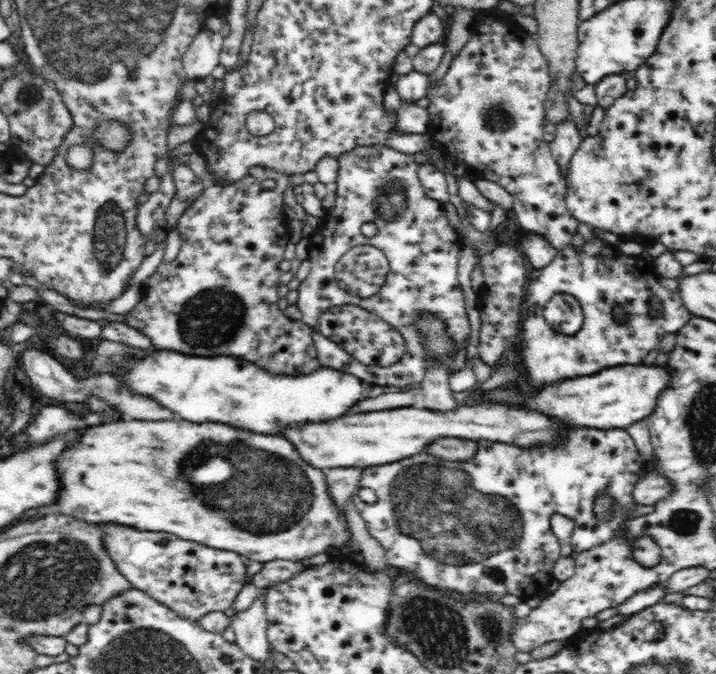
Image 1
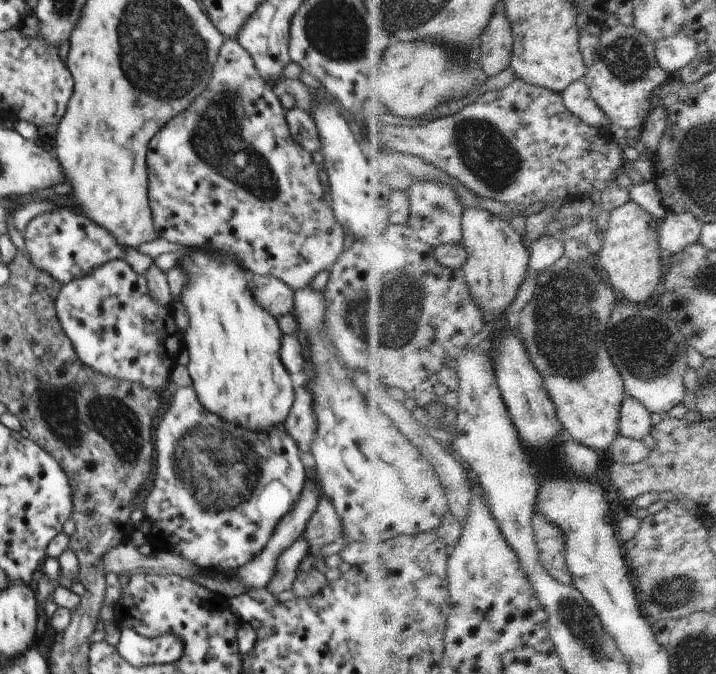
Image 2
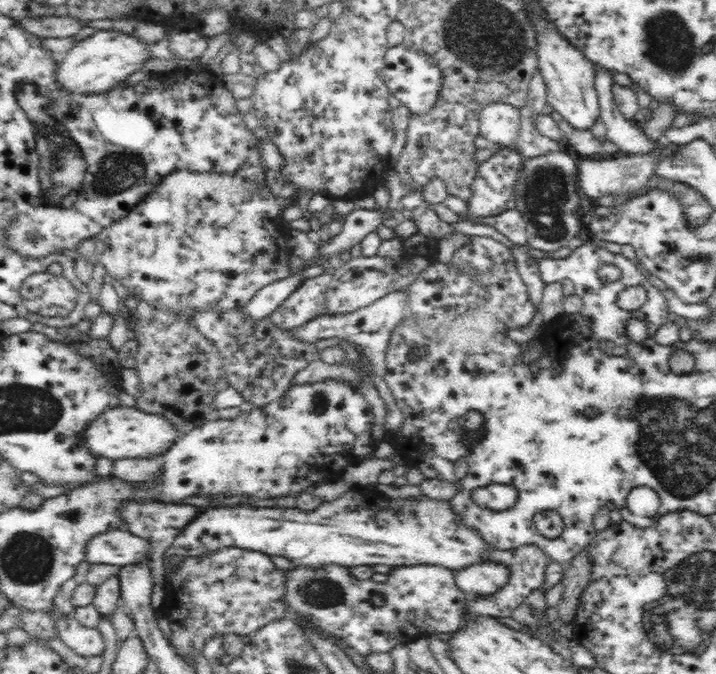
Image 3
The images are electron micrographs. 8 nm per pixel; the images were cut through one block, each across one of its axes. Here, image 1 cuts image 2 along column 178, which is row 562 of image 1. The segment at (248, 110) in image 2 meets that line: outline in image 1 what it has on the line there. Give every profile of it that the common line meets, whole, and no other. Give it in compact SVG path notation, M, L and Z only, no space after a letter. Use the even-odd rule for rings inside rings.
M102 524L100 528L104 530L104 548L110 554L110 558L116 562L117 571L123 574L135 589L152 596L158 603L168 606L182 618L198 622L203 615L210 612L224 613L226 610L233 609L234 601L245 585L247 566L242 561L242 555L237 552L213 549L196 542L180 540L172 534L140 532L128 526Z

